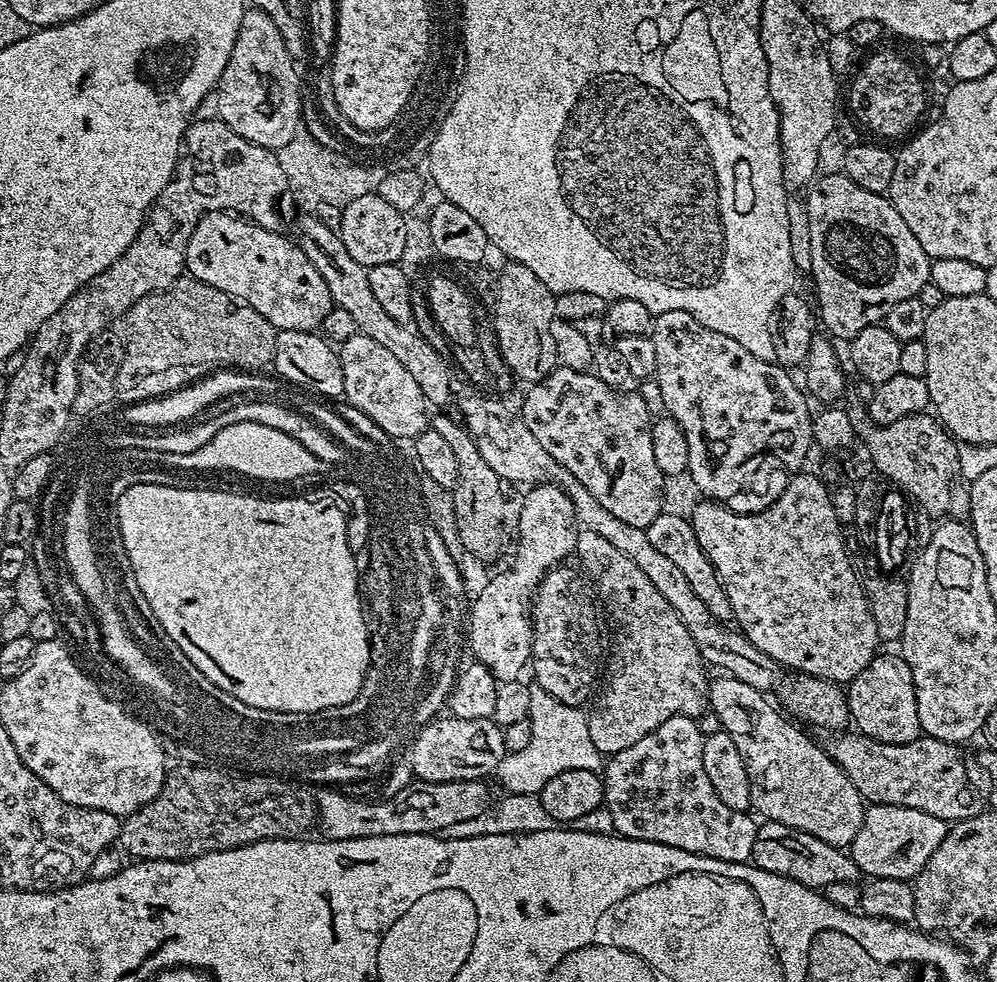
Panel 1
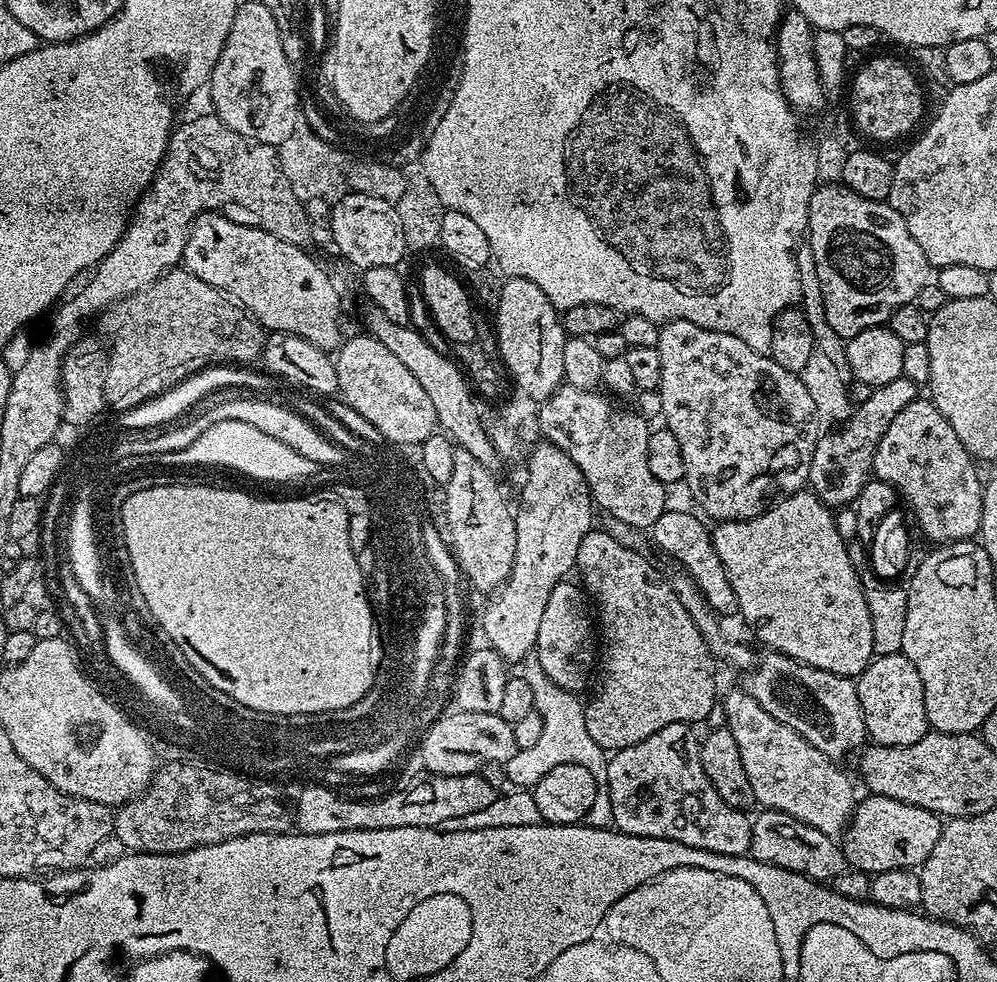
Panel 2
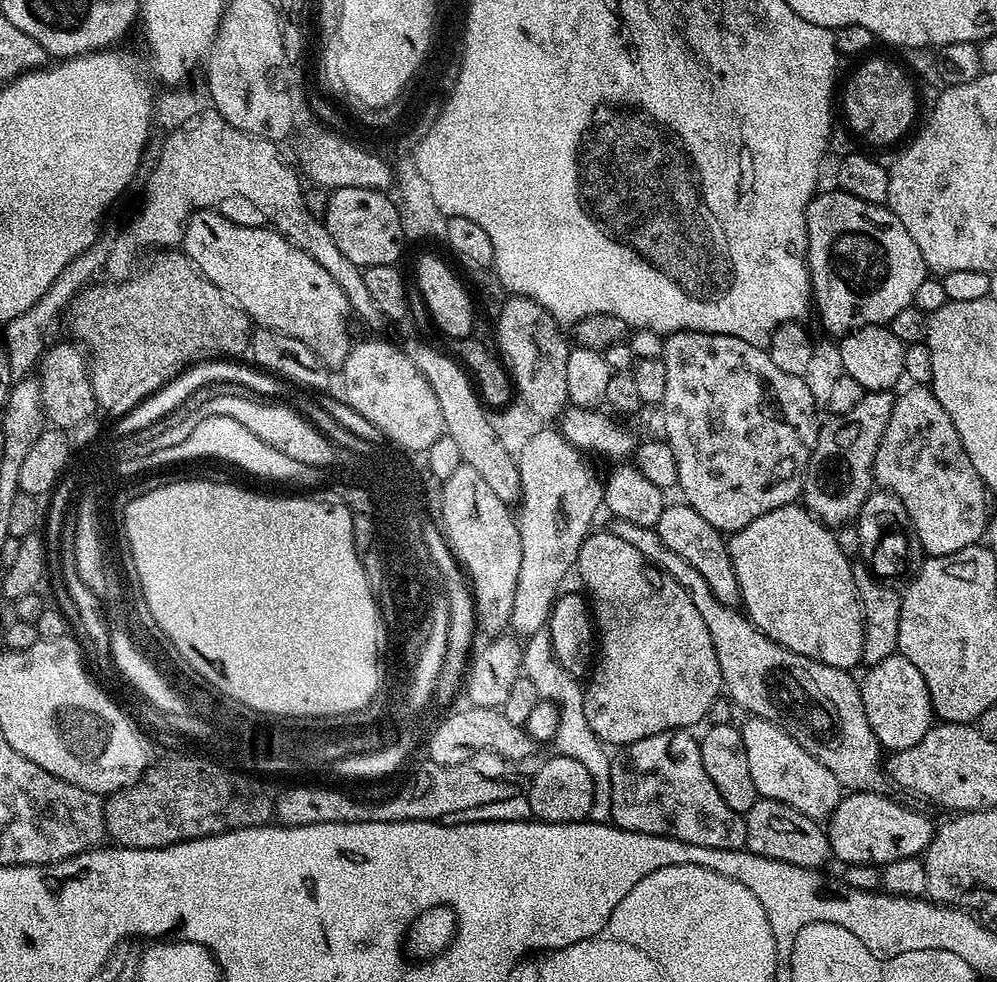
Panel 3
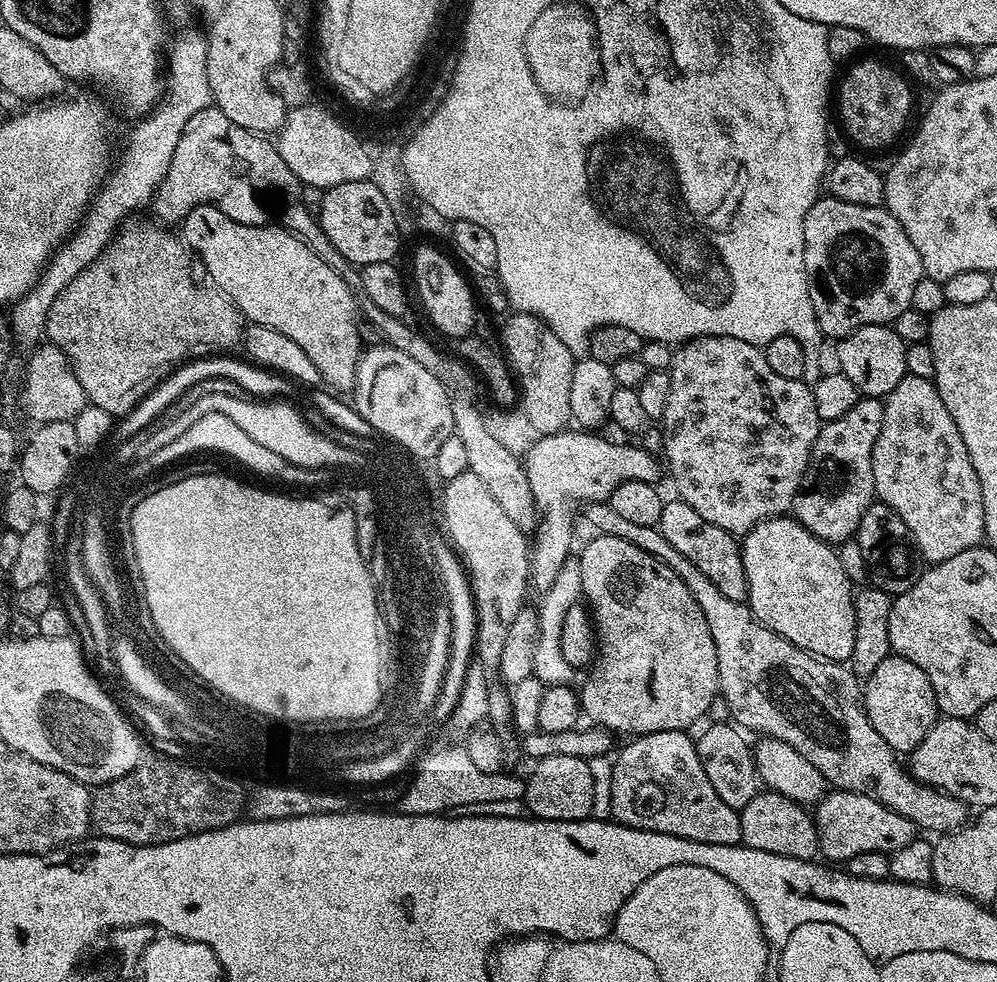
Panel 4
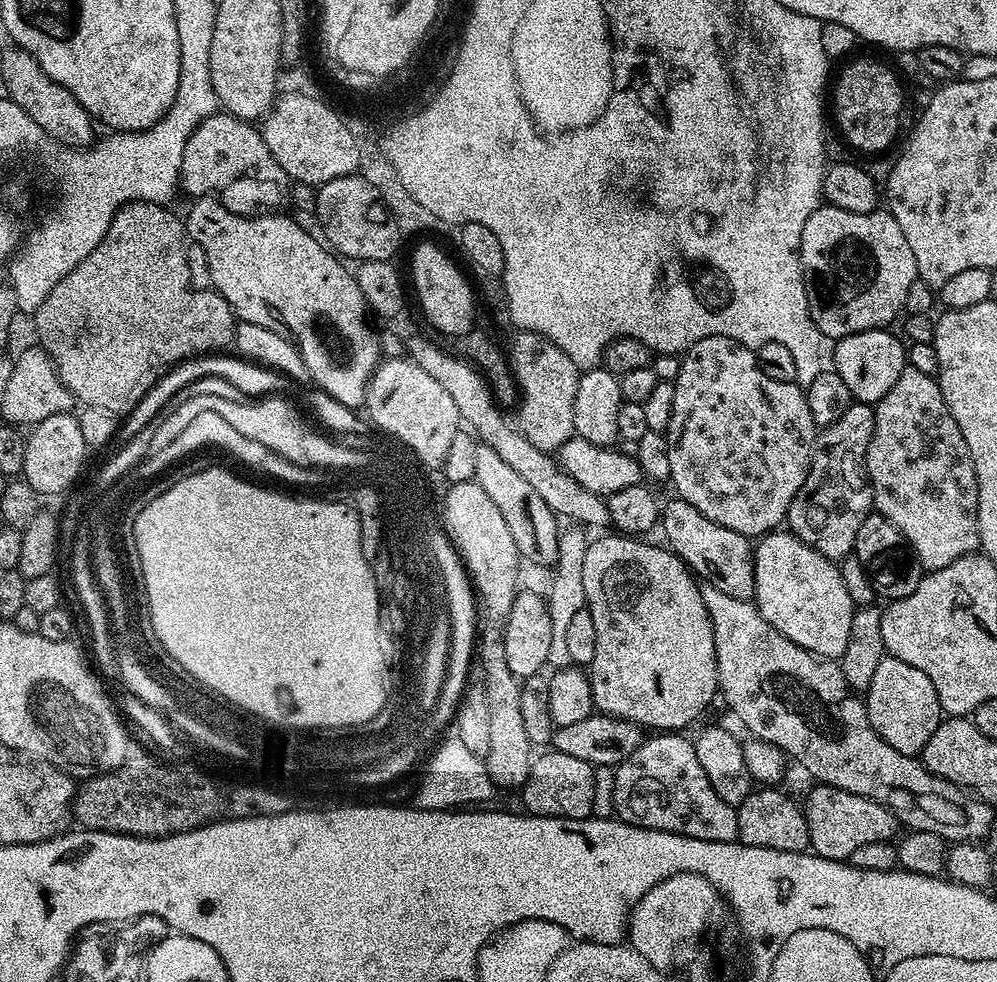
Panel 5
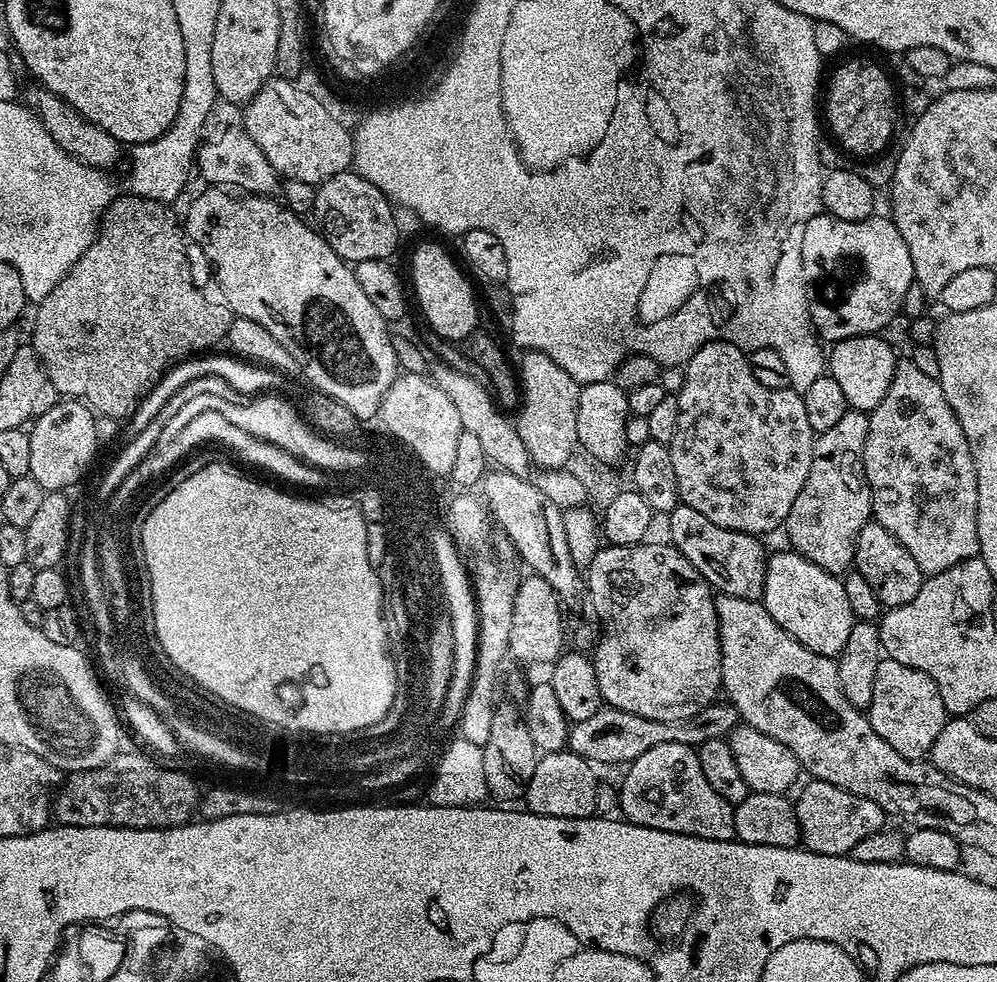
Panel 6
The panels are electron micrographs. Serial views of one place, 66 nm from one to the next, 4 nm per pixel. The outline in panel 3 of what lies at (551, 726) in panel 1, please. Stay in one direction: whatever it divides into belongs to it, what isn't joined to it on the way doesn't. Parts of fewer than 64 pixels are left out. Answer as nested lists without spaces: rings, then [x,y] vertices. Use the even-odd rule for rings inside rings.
[[[547,627],[539,628],[534,635],[527,637],[526,643],[523,645],[524,663],[522,665],[523,675],[530,678],[530,682],[534,682],[534,690],[538,690],[540,699],[548,700],[556,705],[556,735],[554,737],[555,751],[561,756],[569,756],[578,762],[582,762],[582,766],[586,766],[586,771],[590,773],[590,778],[594,782],[594,794],[600,792],[600,788],[610,788],[610,770],[612,769],[612,756],[606,754],[605,745],[594,734],[594,730],[590,730],[590,722],[586,722],[586,710],[584,709],[584,688],[582,684],[576,681],[577,677],[573,673],[568,672],[560,665],[556,656],[552,654],[552,643],[550,642],[550,634]]]

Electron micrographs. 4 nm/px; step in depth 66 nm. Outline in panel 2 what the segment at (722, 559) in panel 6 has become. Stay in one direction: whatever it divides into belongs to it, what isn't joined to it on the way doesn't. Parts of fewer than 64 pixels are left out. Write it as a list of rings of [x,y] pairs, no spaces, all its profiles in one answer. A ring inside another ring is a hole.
[[[664,511],[662,518],[654,522],[650,530],[651,543],[653,540],[666,555],[673,556],[681,564],[680,568],[691,577],[706,603],[718,617],[732,615],[735,617],[740,611],[738,598],[734,594],[734,586],[730,586],[730,578],[726,578],[726,570],[722,566],[722,558],[718,558],[718,550],[714,550],[709,525],[704,525],[705,521],[695,511],[692,511],[693,513],[672,511]]]

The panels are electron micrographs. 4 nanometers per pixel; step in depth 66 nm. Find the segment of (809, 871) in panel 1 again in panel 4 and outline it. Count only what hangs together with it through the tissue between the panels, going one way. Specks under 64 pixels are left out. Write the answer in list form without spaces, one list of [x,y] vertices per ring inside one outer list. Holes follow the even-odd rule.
[[[771,790],[757,791],[744,808],[739,809],[742,822],[742,843],[746,848],[766,850],[766,854],[782,854],[799,860],[817,859],[820,851],[816,821],[805,805]]]

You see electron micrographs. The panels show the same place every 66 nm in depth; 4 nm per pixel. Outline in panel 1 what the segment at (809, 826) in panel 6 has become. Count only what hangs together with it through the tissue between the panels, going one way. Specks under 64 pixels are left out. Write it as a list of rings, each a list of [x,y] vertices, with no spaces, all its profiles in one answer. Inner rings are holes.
[[[868,804],[862,826],[850,846],[850,854],[861,873],[868,878],[898,878],[911,881],[930,862],[930,854],[942,846],[949,821],[934,818],[922,810],[889,804]]]

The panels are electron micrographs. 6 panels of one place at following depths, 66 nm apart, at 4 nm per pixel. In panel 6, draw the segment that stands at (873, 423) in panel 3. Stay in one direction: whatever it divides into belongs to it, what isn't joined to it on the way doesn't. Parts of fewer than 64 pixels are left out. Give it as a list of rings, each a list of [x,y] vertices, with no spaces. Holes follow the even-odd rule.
[[[849,410],[830,430],[815,437],[810,474],[782,525],[795,551],[833,574],[847,573],[853,567],[858,534],[873,519],[872,491],[864,476],[863,457],[868,417],[867,412]]]

